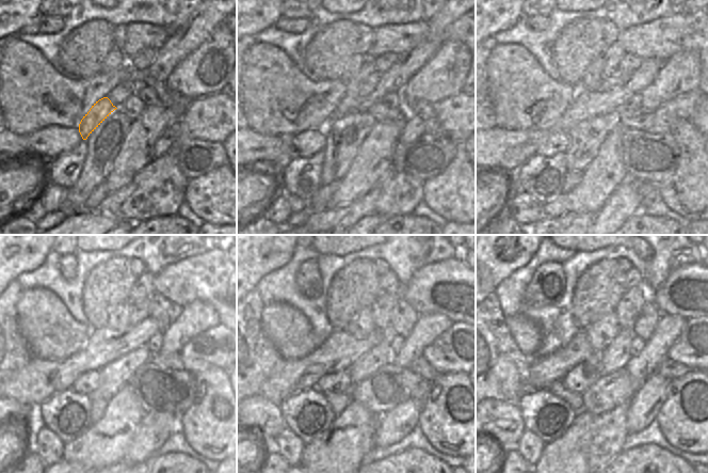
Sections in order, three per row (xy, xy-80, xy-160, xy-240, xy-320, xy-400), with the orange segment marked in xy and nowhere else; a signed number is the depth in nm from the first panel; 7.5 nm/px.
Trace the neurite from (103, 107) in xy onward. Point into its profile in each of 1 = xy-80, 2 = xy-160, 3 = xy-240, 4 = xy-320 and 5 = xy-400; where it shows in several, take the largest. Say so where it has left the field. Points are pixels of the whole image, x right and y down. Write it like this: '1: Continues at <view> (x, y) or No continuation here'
1: Continues at xy-80 (348, 104)
2: Continues at xy-160 (612, 57)
3: Continues at xy-240 (143, 288)
4: Continues at xy-320 (388, 283)
5: Continues at xy-400 (632, 277).

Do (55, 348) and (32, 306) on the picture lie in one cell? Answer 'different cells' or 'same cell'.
same cell

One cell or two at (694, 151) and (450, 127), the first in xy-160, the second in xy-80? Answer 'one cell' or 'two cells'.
two cells

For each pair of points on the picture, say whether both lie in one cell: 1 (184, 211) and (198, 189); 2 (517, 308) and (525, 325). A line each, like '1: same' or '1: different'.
1: different
2: different

